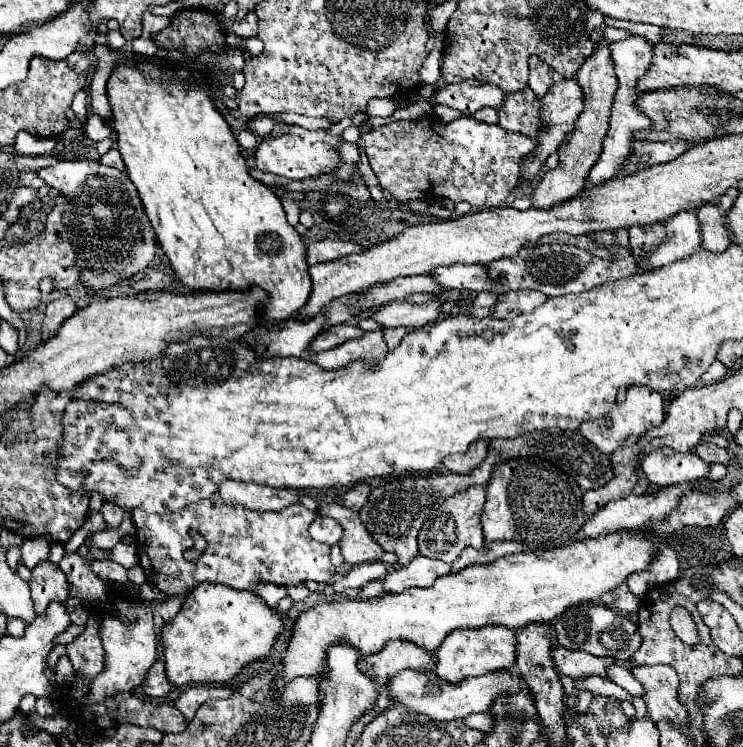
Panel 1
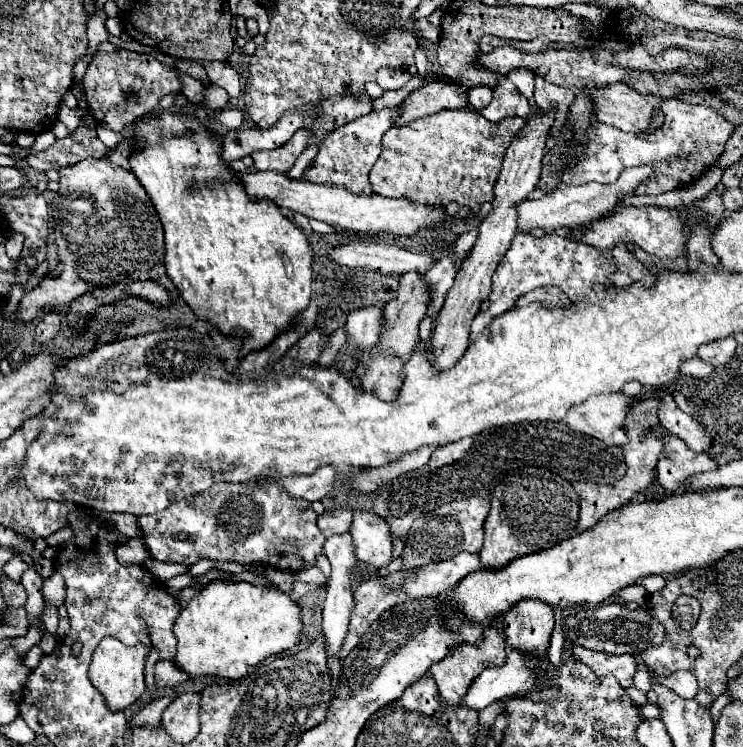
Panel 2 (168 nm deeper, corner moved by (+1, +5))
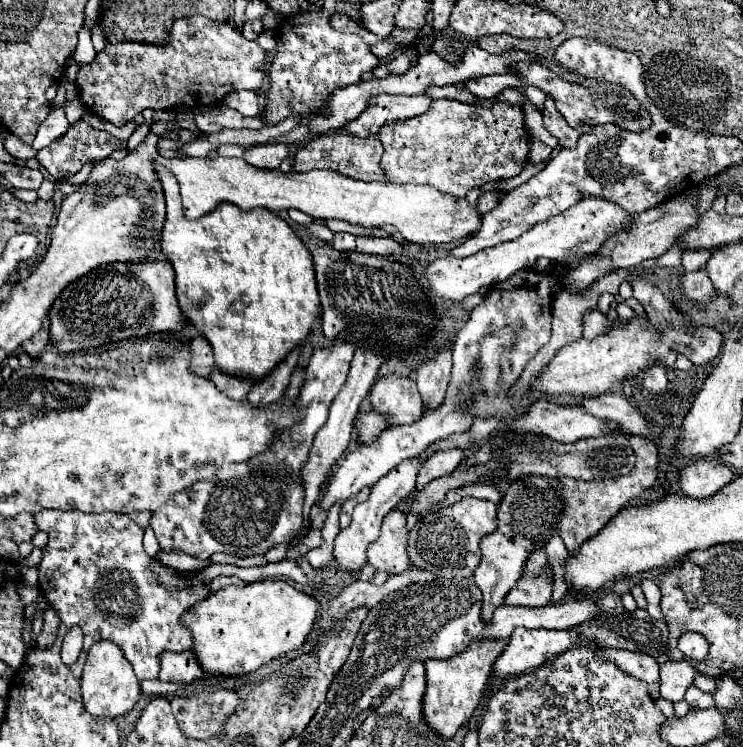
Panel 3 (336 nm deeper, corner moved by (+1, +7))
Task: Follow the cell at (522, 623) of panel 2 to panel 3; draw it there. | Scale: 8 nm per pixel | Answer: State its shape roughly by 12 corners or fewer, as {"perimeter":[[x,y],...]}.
{"perimeter":[[544,549],[532,551],[504,603],[540,607],[552,597]]}

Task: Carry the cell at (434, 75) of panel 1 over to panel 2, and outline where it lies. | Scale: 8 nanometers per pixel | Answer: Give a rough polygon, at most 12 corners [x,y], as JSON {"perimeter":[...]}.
{"perimeter":[[402,105],[328,133],[306,179],[372,195],[368,173]]}

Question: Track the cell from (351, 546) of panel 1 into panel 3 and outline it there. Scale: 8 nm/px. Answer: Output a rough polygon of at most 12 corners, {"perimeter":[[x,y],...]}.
{"perimeter":[[390,511],[368,545],[374,569],[398,575],[408,557],[406,515]]}

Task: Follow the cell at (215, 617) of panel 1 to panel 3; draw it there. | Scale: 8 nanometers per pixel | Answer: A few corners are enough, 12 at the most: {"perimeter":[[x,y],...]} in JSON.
{"perimeter":[[276,579],[224,587],[182,621],[208,675],[304,645],[318,601]]}

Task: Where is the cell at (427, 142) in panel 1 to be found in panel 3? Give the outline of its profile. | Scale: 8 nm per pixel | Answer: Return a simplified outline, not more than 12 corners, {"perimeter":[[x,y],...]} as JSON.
{"perimeter":[[436,99],[386,123],[386,181],[458,199],[516,177],[520,105]]}

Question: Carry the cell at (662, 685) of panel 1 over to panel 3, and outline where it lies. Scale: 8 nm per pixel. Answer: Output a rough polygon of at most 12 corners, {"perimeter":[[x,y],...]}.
{"perimeter":[[694,685],[686,691],[692,709],[714,705],[714,697]]}

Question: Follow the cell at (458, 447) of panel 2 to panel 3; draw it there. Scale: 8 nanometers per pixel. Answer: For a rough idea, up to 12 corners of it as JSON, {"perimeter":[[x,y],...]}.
{"perimeter":[[464,449],[430,455],[418,473],[416,489],[432,479],[450,475],[464,457]]}

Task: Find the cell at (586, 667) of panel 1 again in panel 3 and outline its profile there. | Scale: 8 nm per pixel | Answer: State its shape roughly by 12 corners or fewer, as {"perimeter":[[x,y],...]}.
{"perimeter":[[598,649],[600,659],[612,659],[626,673],[648,683],[660,697],[658,663],[650,655],[618,649]]}

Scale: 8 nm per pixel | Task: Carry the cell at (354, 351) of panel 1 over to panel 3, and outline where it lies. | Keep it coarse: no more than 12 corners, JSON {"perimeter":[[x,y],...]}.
{"perimeter":[[388,375],[370,391],[390,425],[424,415],[416,383]]}

